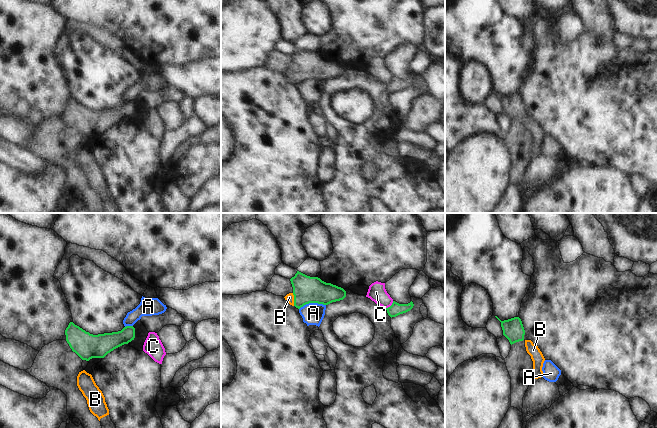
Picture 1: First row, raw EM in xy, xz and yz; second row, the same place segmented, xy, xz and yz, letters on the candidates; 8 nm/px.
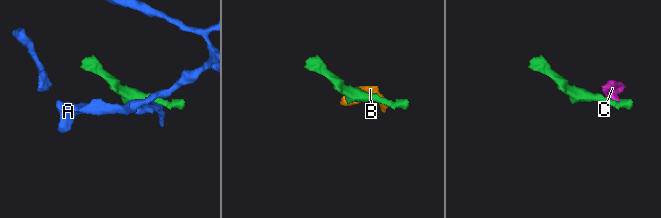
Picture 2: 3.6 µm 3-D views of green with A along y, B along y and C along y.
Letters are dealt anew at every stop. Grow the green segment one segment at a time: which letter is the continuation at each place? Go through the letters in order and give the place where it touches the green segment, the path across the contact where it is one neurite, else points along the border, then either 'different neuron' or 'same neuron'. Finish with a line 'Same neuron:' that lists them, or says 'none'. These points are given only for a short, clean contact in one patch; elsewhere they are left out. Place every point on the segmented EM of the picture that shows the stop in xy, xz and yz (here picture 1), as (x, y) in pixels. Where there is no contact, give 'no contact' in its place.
A: meets green in xz at (312, 302); different neuron
B: meets green in xz at (294, 299); runs through xz (306, 289), (294, 299), (289, 297); same neuron
C: meets green in xz at (391, 305); border along xz (393, 301), (386, 308); different neuron
Same neuron: B

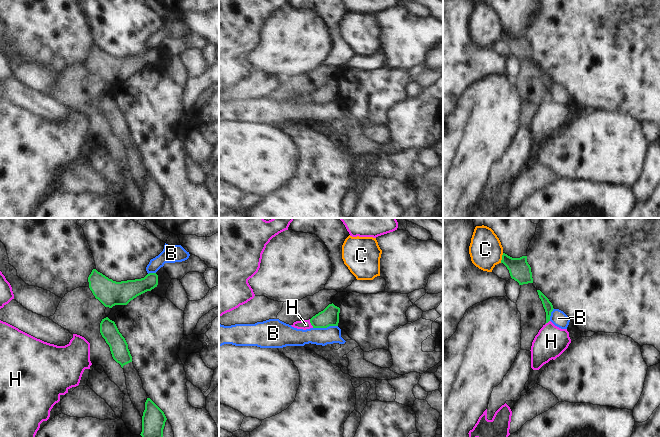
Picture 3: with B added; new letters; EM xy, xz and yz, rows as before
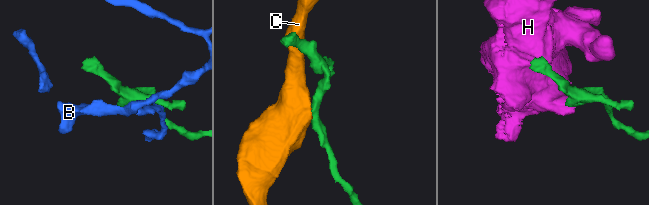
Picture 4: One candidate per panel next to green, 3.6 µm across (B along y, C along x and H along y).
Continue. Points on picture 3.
B: meets green in xz at (325, 327); different neuron
C: meets green in yz at (502, 258); different neuron
H: meets green in xz at (310, 322); border along xz (309, 319), (313, 327); different neuron
Same neuron: none

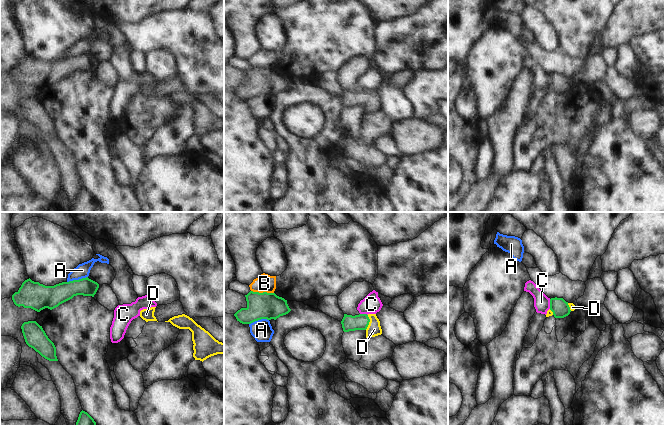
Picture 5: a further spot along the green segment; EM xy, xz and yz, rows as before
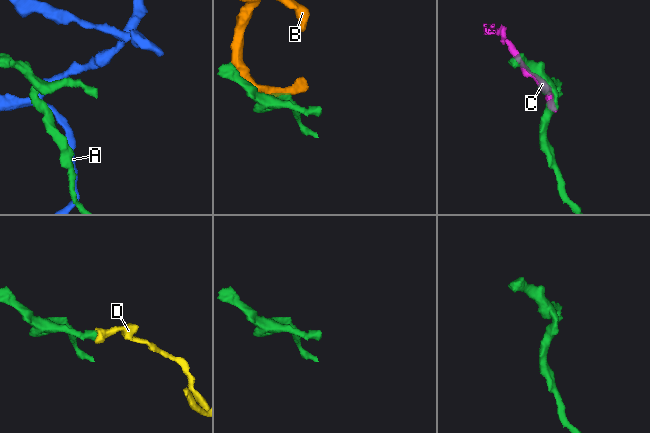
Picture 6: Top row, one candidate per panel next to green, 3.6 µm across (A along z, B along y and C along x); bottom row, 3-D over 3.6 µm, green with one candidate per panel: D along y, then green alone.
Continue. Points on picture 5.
A: meets green in xy at (77, 280); different neuron
B: meets green in xz at (263, 292); different neuron
C: meets green in yz at (550, 304); border along yz (549, 299), (550, 308); different neuron
D: meets green in xz at (369, 321); runs through xz (358, 322), (369, 321), (374, 329); same neuron
Same neuron: D

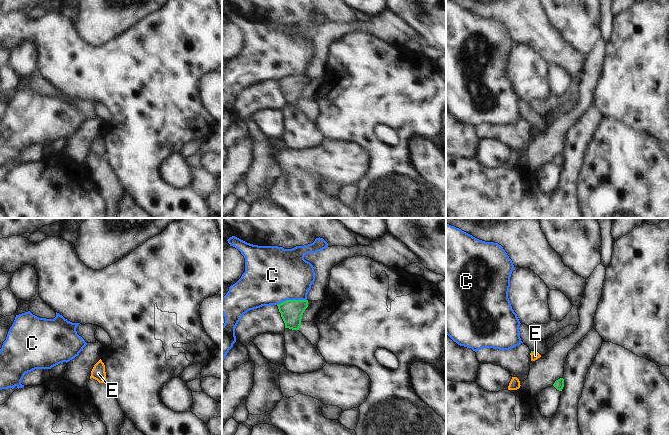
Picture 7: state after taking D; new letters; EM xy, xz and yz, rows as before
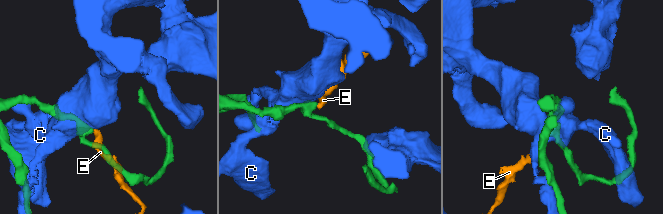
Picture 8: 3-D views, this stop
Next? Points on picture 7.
C: meets green in xz at (291, 300); different neuron
E: meets green in yz at (532, 352); runs through yz (531, 351), (532, 352), (535, 355); same neuron
Same neuron: E

